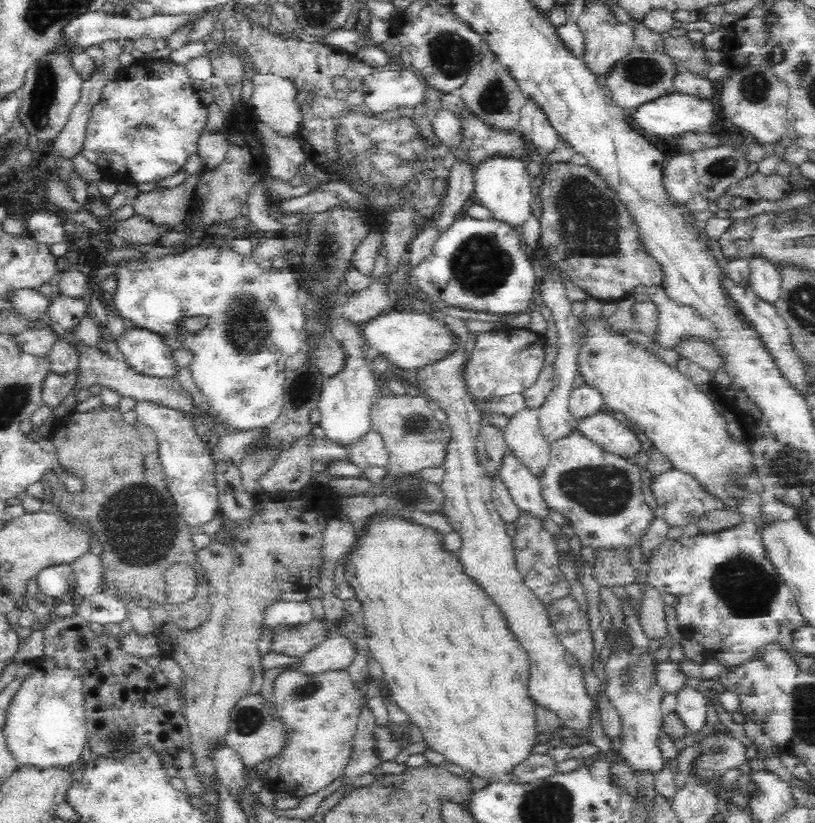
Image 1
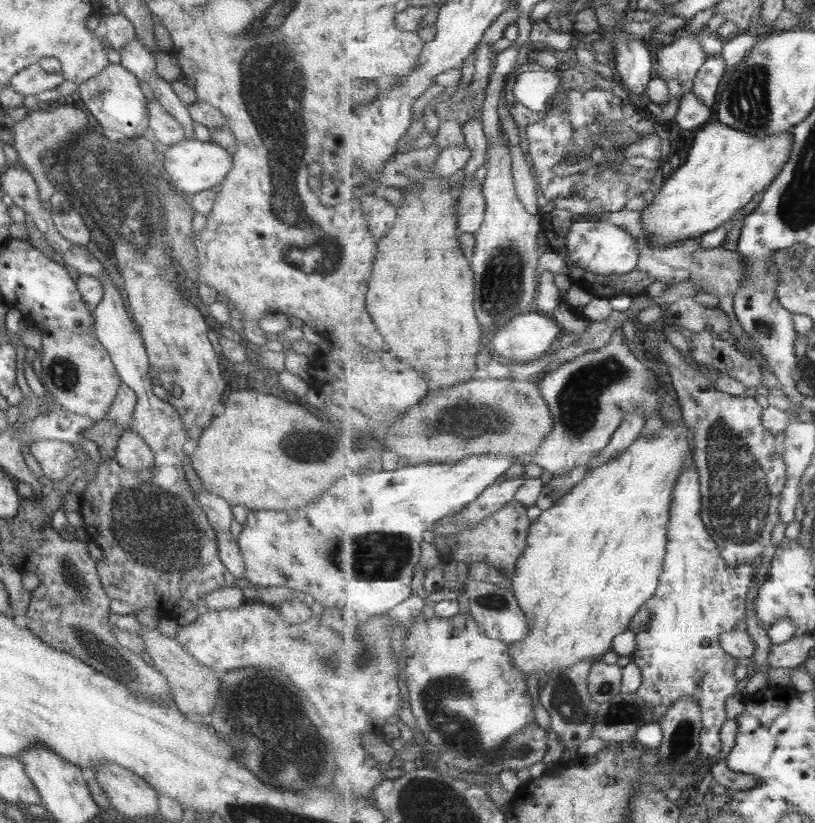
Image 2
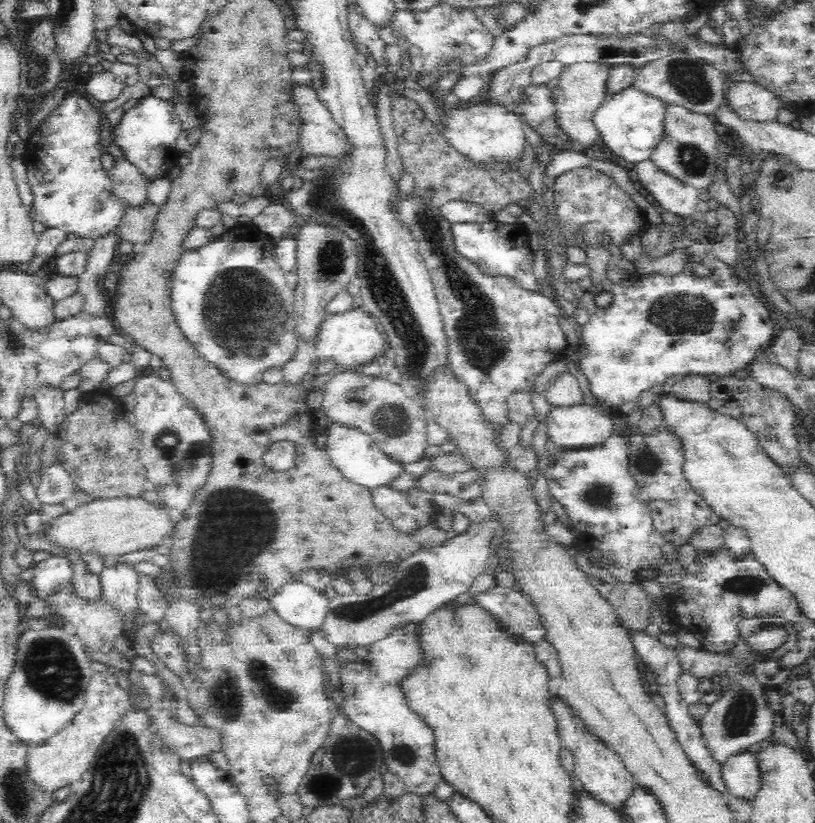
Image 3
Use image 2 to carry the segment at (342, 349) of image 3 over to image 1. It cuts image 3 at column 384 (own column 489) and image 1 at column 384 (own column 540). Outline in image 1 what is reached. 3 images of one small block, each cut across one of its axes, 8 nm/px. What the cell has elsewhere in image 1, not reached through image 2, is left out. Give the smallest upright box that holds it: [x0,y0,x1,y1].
[359,309,455,370]

